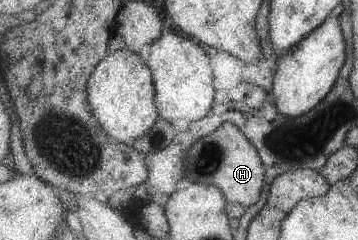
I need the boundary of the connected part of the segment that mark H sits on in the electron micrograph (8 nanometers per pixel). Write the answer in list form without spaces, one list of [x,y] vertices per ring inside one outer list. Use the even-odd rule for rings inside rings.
[[[225,121],[214,133],[194,142],[182,160],[186,180],[218,186],[224,192],[226,202],[247,208],[260,200],[262,188],[266,184],[266,168],[254,144],[236,124]]]

